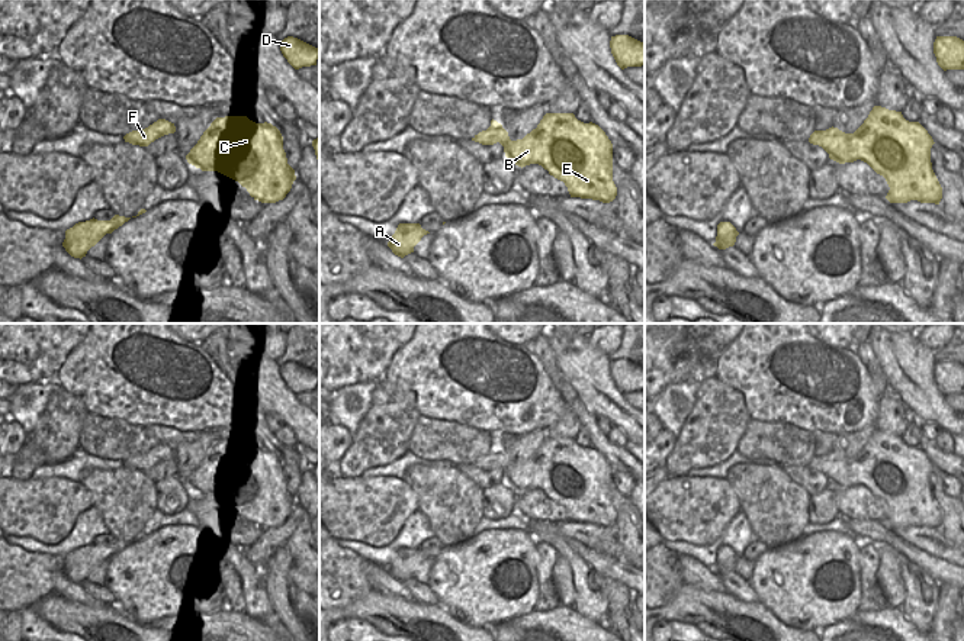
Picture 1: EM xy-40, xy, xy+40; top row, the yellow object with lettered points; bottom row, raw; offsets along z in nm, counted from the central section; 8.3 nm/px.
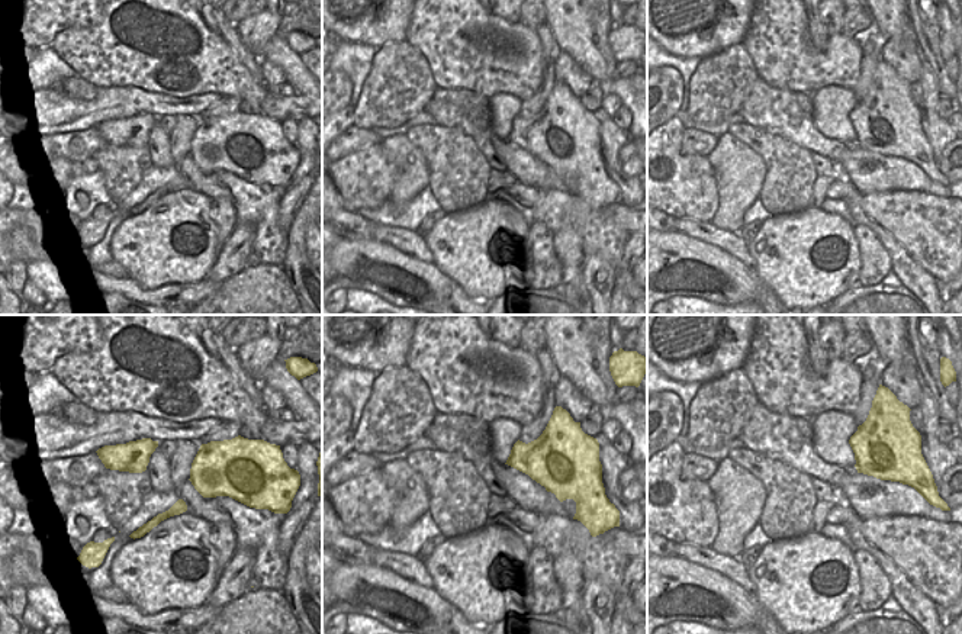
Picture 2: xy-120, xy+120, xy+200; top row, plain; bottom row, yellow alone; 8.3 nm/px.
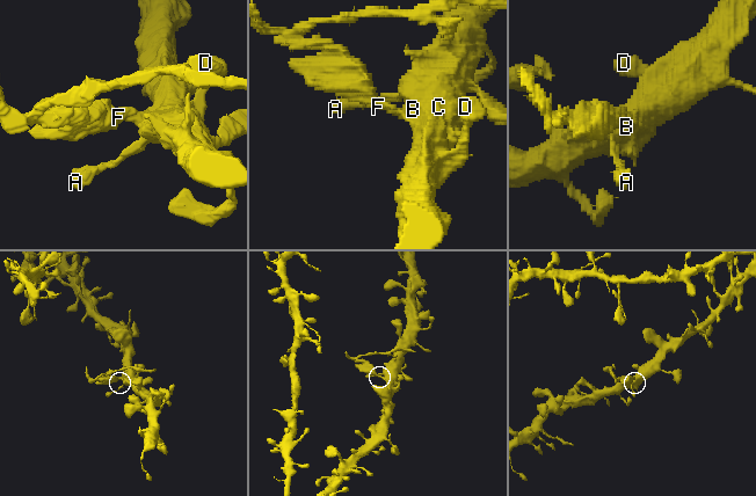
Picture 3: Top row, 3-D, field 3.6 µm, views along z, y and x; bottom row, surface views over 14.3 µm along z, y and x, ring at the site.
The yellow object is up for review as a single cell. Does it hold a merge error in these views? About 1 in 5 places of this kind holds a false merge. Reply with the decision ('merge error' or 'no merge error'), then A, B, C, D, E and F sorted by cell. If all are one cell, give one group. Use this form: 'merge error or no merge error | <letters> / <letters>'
no merge error | A B C D E F

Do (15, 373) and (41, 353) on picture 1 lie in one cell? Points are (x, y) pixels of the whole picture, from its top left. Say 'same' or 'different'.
same

